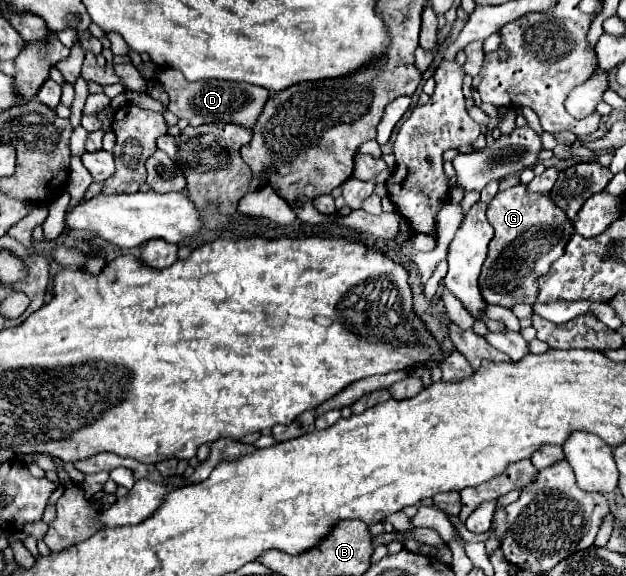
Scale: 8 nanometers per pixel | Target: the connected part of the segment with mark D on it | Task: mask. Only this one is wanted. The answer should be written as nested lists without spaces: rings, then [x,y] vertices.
[[[161,68],[157,72],[157,80],[165,88],[165,92],[169,94],[167,108],[177,118],[189,120],[191,126],[225,122],[225,124],[237,124],[243,128],[253,128],[257,122],[257,110],[261,110],[269,98],[269,90],[265,90],[261,86],[245,84],[245,82],[227,82],[227,80],[189,82],[175,68]]]

